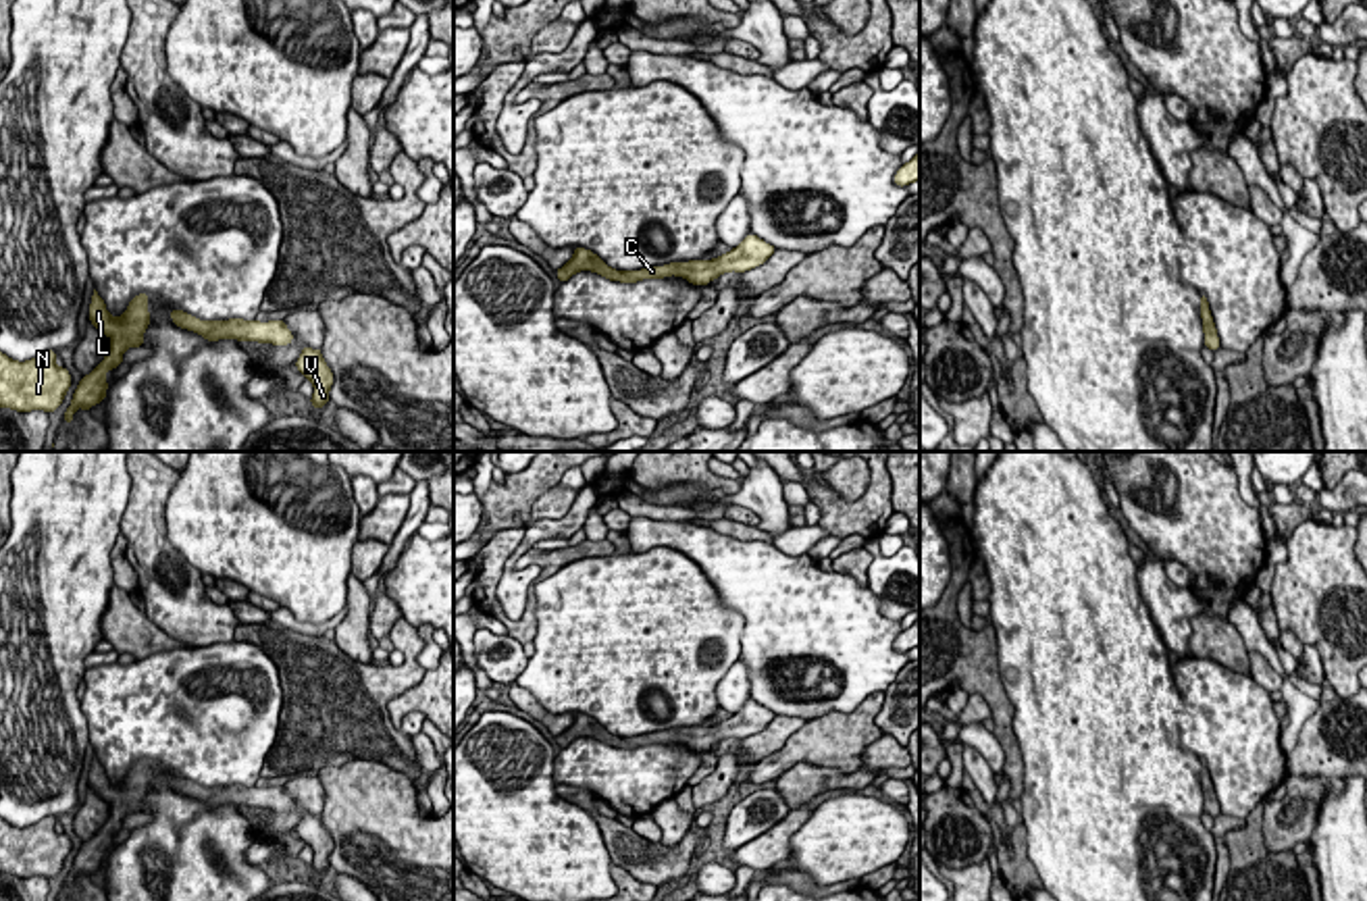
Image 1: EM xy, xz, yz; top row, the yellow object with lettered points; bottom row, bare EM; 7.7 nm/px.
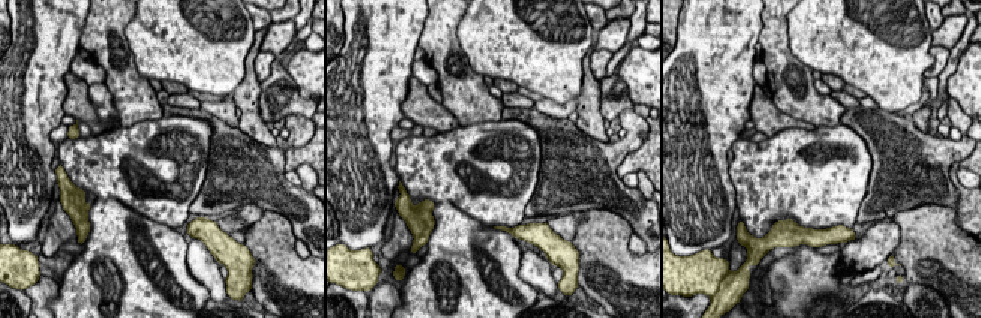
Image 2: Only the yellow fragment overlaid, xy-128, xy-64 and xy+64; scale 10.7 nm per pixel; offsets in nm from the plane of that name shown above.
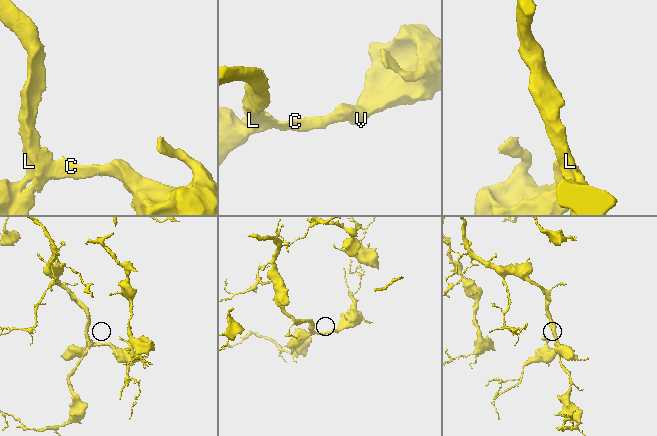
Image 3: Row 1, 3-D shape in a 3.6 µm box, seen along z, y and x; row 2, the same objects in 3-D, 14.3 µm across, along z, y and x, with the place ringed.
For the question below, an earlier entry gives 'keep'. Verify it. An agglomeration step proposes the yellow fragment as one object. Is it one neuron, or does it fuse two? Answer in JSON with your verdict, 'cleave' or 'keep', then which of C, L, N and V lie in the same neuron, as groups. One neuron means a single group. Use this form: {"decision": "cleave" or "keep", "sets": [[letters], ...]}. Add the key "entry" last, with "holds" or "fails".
{"decision": "keep", "sets": [["C", "L", "N", "V"]], "entry": "holds"}

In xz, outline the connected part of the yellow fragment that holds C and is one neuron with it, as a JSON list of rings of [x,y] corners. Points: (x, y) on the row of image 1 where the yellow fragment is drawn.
[[[749,233],[737,248],[732,248],[728,254],[722,254],[714,260],[670,262],[664,266],[649,266],[641,271],[616,271],[616,268],[610,268],[591,250],[576,246],[574,256],[562,268],[558,268],[556,275],[562,283],[581,271],[591,271],[610,281],[620,281],[620,283],[637,283],[643,279],[664,279],[664,277],[676,275],[687,279],[693,285],[707,285],[712,279],[718,279],[724,273],[751,271],[764,264],[774,252],[776,252],[774,246]]]

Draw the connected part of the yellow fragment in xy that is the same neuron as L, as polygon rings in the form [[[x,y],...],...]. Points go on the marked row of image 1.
[[[94,289],[89,320],[100,333],[108,337],[108,352],[89,375],[81,377],[81,383],[73,393],[73,402],[62,416],[67,424],[73,420],[77,408],[89,410],[92,406],[104,402],[108,389],[106,372],[112,372],[123,362],[127,347],[144,345],[144,333],[152,318],[146,308],[148,293],[139,293],[129,302],[125,314],[114,318],[108,314],[104,300]]]

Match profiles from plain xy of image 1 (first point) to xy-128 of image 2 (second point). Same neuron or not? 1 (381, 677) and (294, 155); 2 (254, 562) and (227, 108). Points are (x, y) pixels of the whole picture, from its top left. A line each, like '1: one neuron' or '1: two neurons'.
1: two neurons
2: two neurons

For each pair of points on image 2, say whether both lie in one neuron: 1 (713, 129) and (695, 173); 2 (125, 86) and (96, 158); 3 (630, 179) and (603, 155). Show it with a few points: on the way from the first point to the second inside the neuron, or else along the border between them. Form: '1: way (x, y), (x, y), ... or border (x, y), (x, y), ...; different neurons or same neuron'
1: way (702, 140), (698, 144), (698, 162); same neuron
2: border (155, 119), (120, 126); different neurons
3: border (620, 179), (626, 185), (636, 188); different neurons

